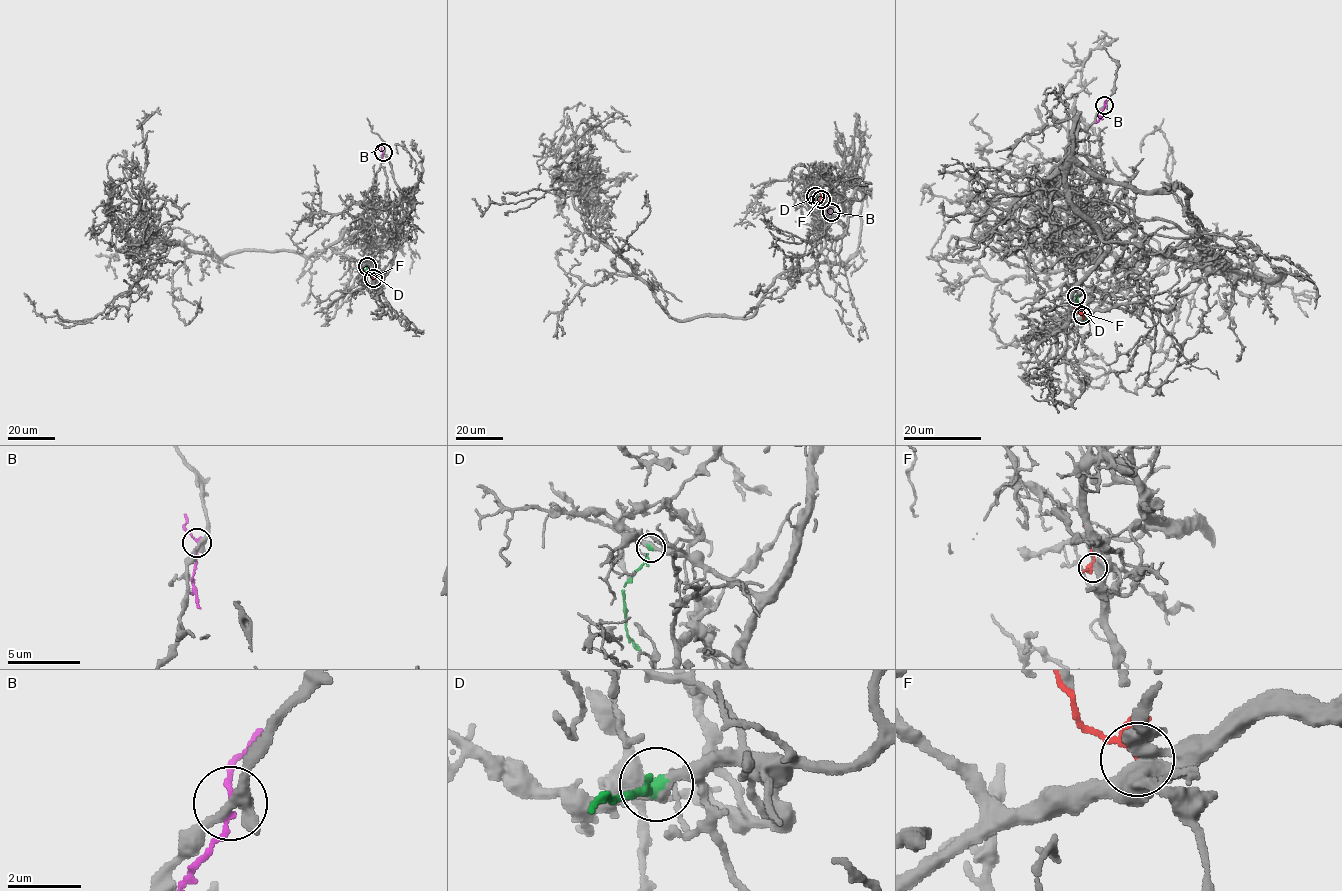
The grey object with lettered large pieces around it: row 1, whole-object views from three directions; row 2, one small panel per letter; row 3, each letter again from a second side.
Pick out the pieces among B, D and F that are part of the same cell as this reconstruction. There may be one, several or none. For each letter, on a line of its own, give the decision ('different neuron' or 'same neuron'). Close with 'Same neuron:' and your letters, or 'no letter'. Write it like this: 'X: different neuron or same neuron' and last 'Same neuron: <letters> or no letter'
B: different neuron
D: same neuron
F: different neuron
Same neuron: D

